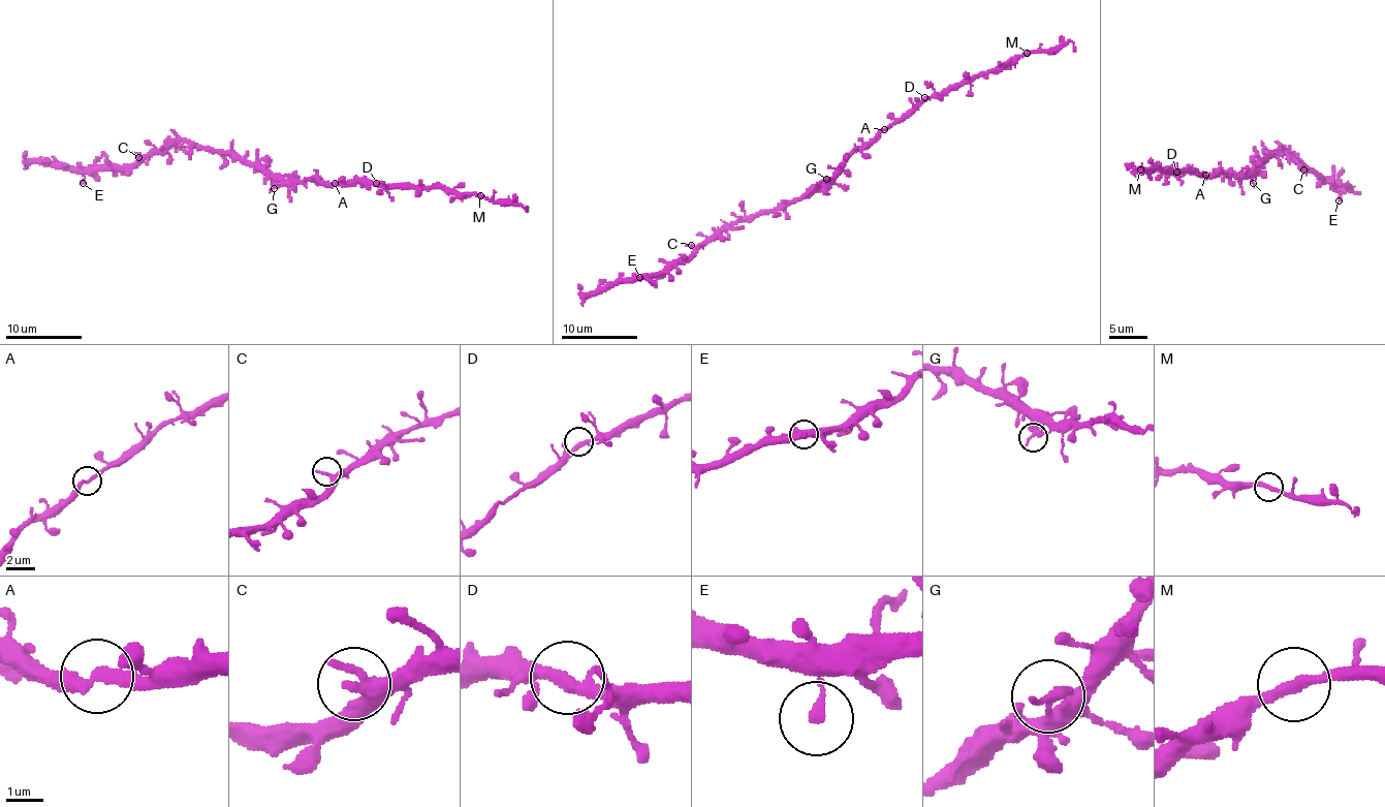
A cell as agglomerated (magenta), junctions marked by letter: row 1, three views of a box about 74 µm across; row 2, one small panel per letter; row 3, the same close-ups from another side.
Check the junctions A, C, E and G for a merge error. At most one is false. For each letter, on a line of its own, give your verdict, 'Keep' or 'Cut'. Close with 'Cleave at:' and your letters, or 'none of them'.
A: Keep
C: Keep
E: Keep
G: Keep
Cleave at: none of them

